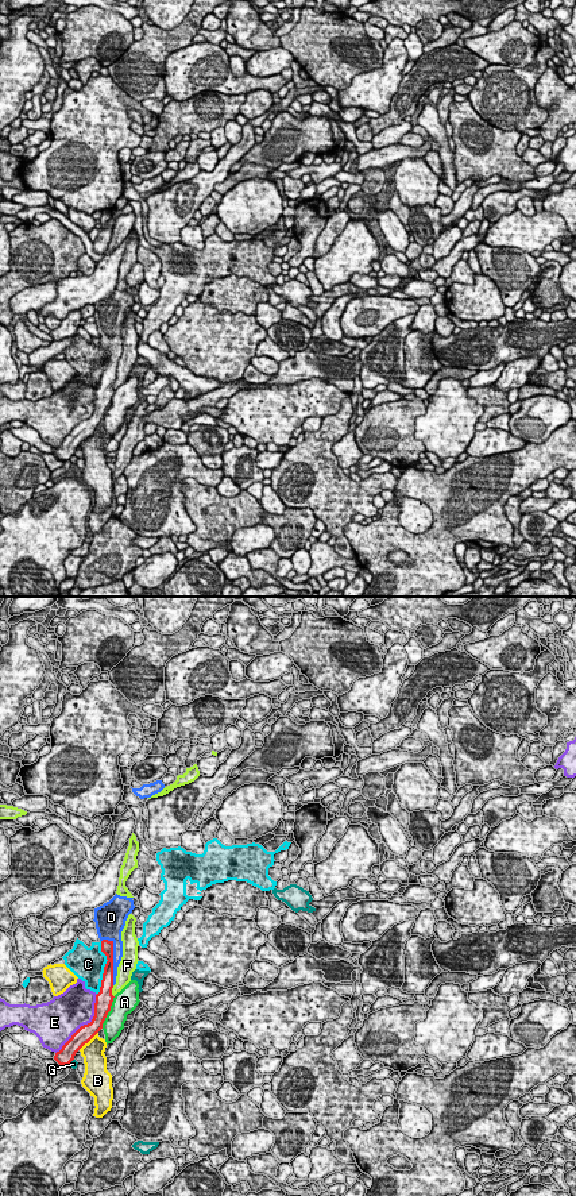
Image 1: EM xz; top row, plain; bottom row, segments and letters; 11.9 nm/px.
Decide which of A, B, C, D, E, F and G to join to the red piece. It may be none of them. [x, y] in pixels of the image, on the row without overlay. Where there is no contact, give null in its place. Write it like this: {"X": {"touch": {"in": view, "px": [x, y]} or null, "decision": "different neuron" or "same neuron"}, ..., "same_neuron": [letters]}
{"A": {"touch": {"in": "xz", "px": [108, 406]}, "decision": "different neuron"}, "B": {"touch": {"in": "xz", "px": [88, 436]}, "decision": "different neuron"}, "C": {"touch": {"in": "xz", "px": [104, 363]}, "decision": "different neuron"}, "D": {"touch": {"in": "xz", "px": [112, 354]}, "decision": "same neuron"}, "E": {"touch": {"in": "xz", "px": [85, 420]}, "decision": "different neuron"}, "F": {"touch": {"in": "xz", "px": [111, 386]}, "decision": "different neuron"}, "G": {"touch": {"in": "xz", "px": [72, 455]}, "decision": "different neuron"}, "same_neuron": ["D"]}

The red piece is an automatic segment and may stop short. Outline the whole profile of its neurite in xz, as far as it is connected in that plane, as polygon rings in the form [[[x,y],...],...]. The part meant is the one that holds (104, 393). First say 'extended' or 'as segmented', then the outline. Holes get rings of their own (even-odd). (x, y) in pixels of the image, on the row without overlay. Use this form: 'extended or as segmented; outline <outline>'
extended; outline [[[115,290],[109,297],[94,304],[94,317],[101,347],[107,351],[100,387],[96,390],[94,412],[90,418],[81,421],[71,433],[55,448],[59,460],[70,460],[76,448],[88,439],[101,424],[113,397],[112,383],[116,379],[117,362],[123,352],[121,327],[128,310],[135,304],[134,293]]]

